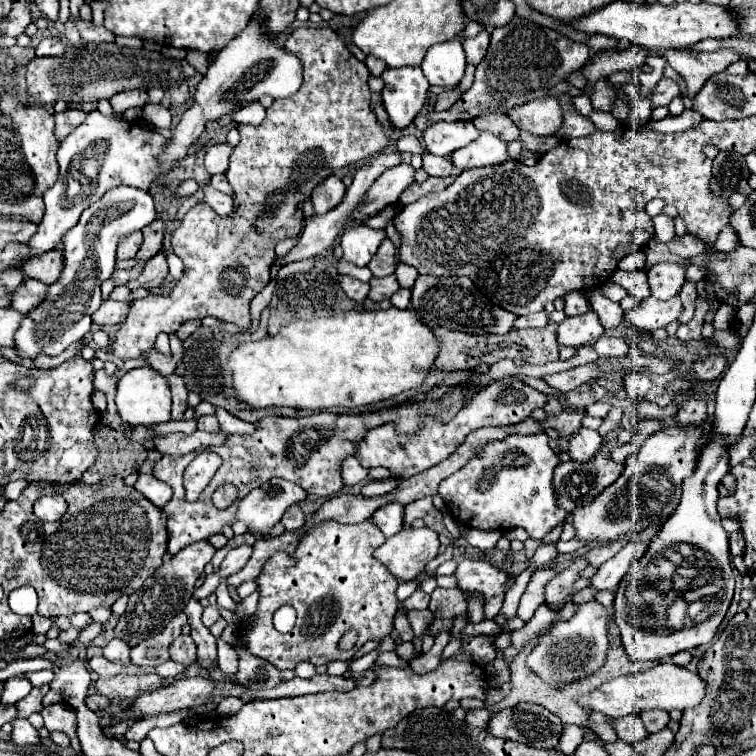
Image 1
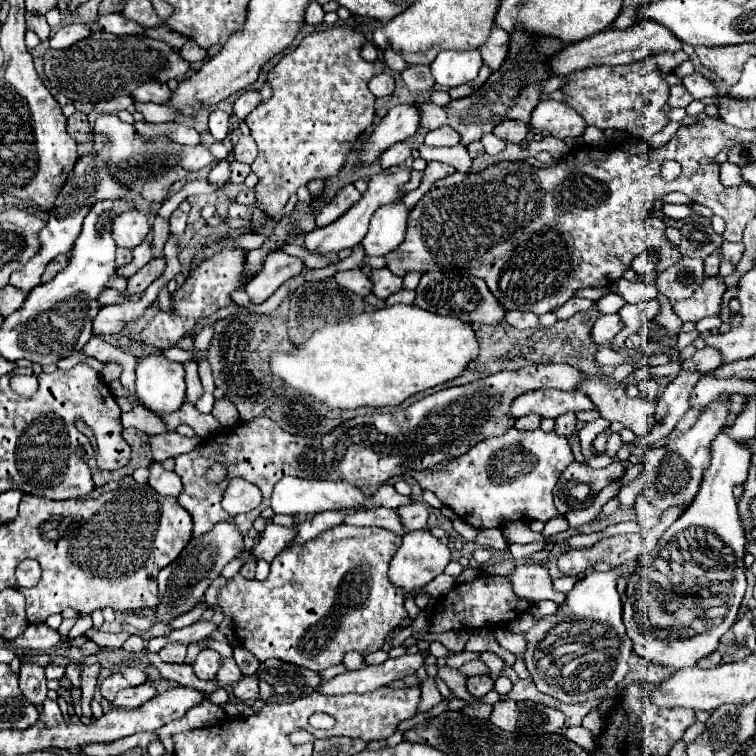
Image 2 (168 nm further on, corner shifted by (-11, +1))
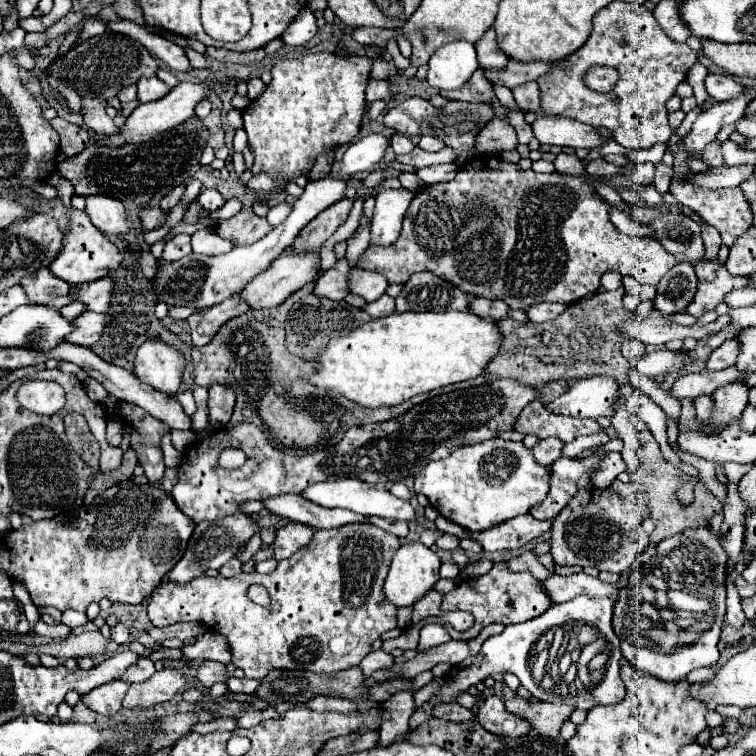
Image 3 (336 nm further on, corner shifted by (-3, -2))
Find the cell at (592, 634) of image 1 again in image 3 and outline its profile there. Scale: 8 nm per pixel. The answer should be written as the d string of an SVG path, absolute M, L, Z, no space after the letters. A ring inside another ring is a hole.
M587 594L575 596L569 602L563 604L551 604L541 616L531 618L523 624L511 624L505 626L505 630L497 636L487 638L483 642L481 652L477 656L467 658L465 662L451 668L447 676L443 676L445 684L443 688L431 698L433 704L441 702L453 702L459 692L469 690L469 686L475 686L477 682L483 682L495 672L511 672L521 680L521 686L525 686L533 698L559 704L567 702L573 708L591 710L599 704L617 704L625 696L625 686L619 676L621 670L621 648L619 638L615 636L611 628L611 614L613 614L613 600L611 598L587 598ZM573 626L579 626L579 630L591 626L595 630L595 642L599 648L599 654L595 660L589 662L587 680L577 678L571 682L565 682L565 678L559 674L559 658L565 654L565 648L569 644Z

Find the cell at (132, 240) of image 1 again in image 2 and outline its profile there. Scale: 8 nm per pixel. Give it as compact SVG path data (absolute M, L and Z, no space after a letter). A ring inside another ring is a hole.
M125 211L113 219L111 225L113 239L119 247L125 249L135 249L149 233L149 223L147 217L141 211Z

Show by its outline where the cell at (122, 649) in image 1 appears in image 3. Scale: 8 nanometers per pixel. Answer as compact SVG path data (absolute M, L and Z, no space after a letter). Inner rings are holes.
M117 624L113 630L111 630L111 640L117 642L119 646L127 646L131 642L131 634L129 634L129 628L123 626L123 624Z

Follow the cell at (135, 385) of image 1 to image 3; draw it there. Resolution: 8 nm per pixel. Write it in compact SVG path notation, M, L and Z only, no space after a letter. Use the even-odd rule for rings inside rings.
M159 340L143 342L135 356L135 376L153 390L165 392L169 396L177 394L183 368L183 354Z

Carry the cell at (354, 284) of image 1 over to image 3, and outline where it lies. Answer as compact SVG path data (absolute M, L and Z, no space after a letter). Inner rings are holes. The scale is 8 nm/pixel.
M343 258L331 270L323 272L315 280L315 294L331 300L343 300L351 292L347 286L347 274L349 274L349 266L347 260Z

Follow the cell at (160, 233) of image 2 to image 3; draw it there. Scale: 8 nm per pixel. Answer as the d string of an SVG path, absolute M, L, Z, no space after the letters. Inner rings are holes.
M181 184L181 186L175 186L163 200L161 200L161 204L159 204L159 208L163 210L163 212L169 212L179 200L181 200L181 196L183 196L183 190L185 190L185 186Z

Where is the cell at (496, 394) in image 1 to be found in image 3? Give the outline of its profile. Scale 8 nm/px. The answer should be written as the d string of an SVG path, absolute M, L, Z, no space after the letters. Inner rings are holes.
M593 376L573 382L565 394L547 402L547 410L563 416L599 418L611 416L613 404L619 398L619 386L613 378Z

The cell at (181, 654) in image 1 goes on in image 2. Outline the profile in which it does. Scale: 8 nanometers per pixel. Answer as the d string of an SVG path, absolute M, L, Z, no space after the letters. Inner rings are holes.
M201 649L201 653L197 655L197 661L193 663L193 671L199 679L215 679L219 667L221 667L221 655L217 651L211 649Z

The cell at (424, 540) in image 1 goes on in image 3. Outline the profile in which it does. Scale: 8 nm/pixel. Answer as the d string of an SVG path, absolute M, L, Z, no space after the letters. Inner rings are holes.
M407 542L407 544L403 544L395 552L391 568L389 568L389 574L385 578L383 592L385 592L387 600L393 602L397 608L413 606L439 580L439 566L441 566L441 558L431 548L423 546L421 542Z

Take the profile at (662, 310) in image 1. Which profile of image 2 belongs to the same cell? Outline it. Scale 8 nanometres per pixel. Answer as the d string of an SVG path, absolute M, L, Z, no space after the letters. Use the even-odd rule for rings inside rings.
M705 277L693 297L673 303L673 311L683 321L701 321L703 317L717 315L721 311L725 289L727 285L721 277Z

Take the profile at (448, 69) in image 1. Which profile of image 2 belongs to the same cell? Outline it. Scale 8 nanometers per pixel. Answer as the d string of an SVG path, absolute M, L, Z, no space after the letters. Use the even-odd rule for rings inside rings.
M441 51L431 65L431 73L437 85L443 87L459 87L475 79L483 65L481 53L473 51Z

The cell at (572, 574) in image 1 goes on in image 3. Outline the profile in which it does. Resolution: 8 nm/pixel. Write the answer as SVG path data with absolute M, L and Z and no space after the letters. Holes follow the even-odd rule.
M587 486L569 502L569 506L553 520L551 554L559 566L595 566L607 572L625 572L635 562L643 544L635 542L635 530L645 518L645 506L629 498L619 498L609 490Z

